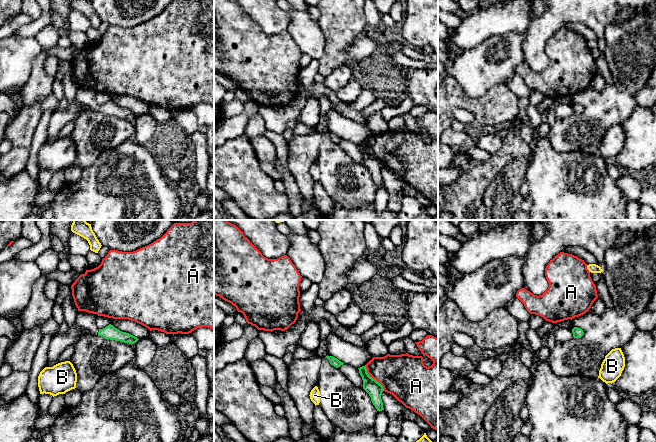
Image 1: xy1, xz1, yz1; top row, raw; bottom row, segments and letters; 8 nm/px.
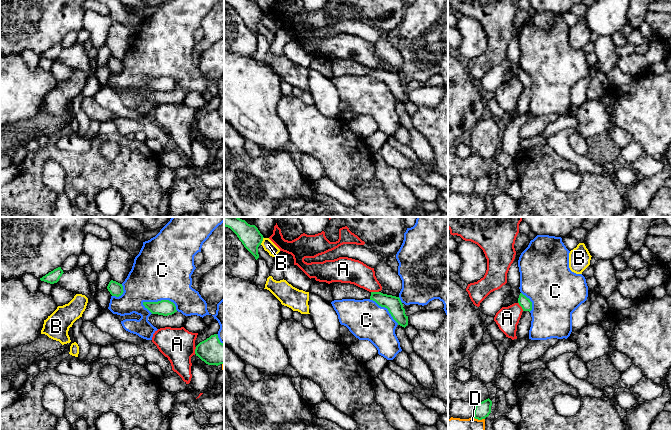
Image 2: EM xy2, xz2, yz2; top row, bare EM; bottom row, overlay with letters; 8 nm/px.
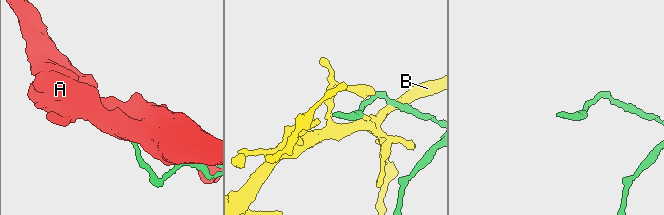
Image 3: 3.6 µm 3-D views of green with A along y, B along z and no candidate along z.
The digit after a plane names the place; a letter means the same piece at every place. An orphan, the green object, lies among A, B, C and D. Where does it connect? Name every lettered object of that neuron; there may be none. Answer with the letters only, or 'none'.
none

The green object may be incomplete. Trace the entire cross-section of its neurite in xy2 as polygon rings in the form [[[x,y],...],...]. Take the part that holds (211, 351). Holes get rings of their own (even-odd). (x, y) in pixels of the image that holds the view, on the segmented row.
[[[217,334],[200,342],[196,346],[195,354],[208,365],[224,364],[224,344],[220,342]]]

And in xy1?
[[[78,311],[75,324],[69,327],[69,330],[65,334],[57,333],[52,336],[48,349],[48,362],[57,361],[63,351],[67,347],[74,345],[82,335],[101,336],[105,339],[129,344],[134,344],[139,340],[137,337],[122,332],[111,324],[103,329],[99,329],[96,325],[97,316],[97,314],[86,311]]]

